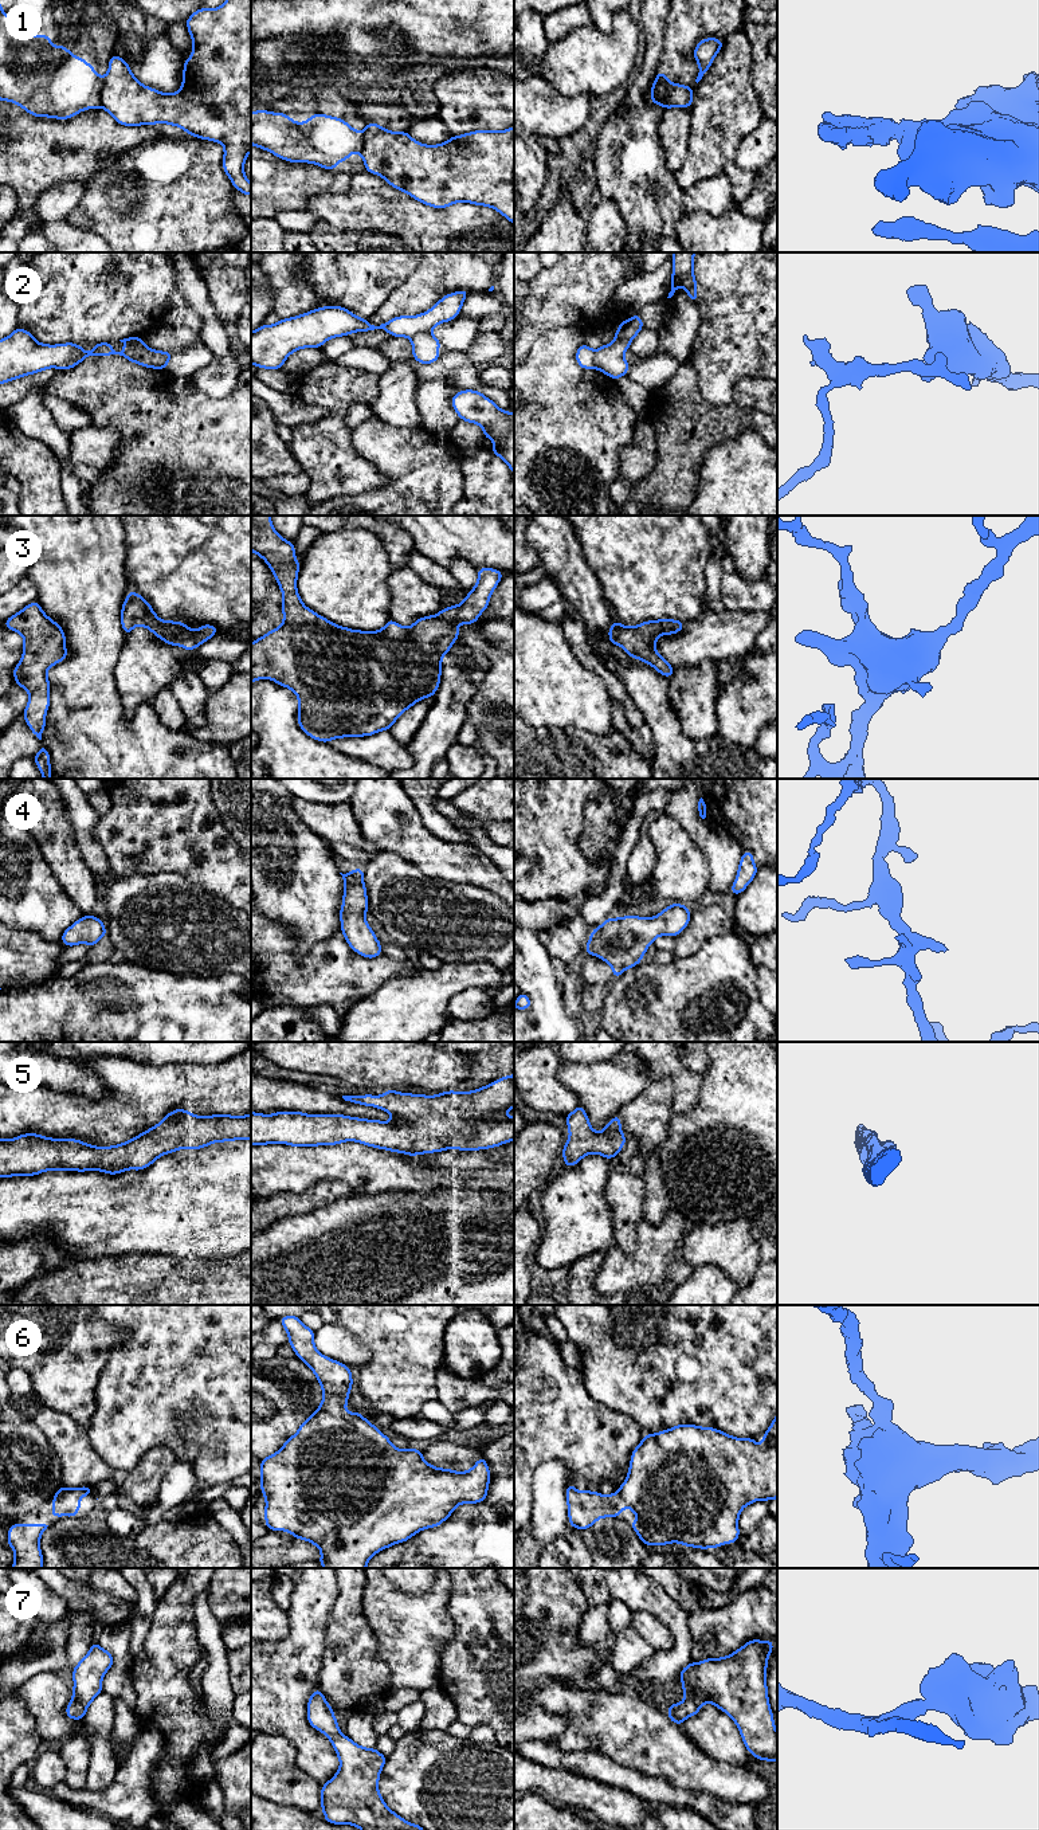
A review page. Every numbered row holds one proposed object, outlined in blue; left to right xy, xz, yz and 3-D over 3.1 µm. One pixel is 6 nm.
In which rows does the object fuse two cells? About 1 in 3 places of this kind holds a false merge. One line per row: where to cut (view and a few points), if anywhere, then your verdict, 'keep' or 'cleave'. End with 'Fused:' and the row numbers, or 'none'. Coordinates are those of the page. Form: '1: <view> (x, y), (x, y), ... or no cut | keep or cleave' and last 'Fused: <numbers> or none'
1: xy (105, 78), (101, 86), (100, 106) | cleave
2: xz (428, 330), (423, 330), (411, 339) | cleave
3: no cut | keep
4: no cut | keep
5: no cut | keep
6: no cut | keep
7: no cut | keep
Fused: 1, 2

